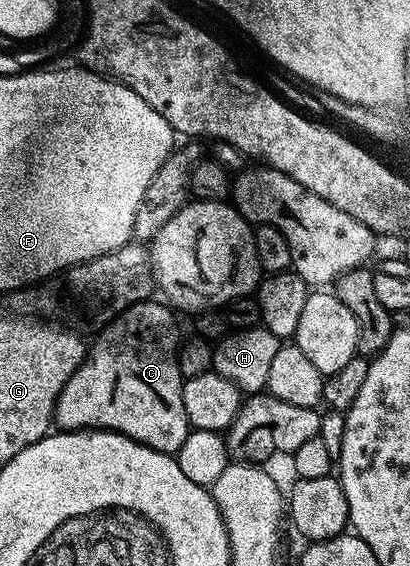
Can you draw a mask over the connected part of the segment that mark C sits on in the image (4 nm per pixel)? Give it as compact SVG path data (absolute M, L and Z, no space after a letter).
M154 302L134 304L97 332L98 340L87 350L86 360L72 375L68 385L64 385L54 406L54 423L61 430L115 431L166 455L174 455L184 445L192 428L184 413L184 376L178 367L180 338L178 327L174 324L175 312L165 302Z

